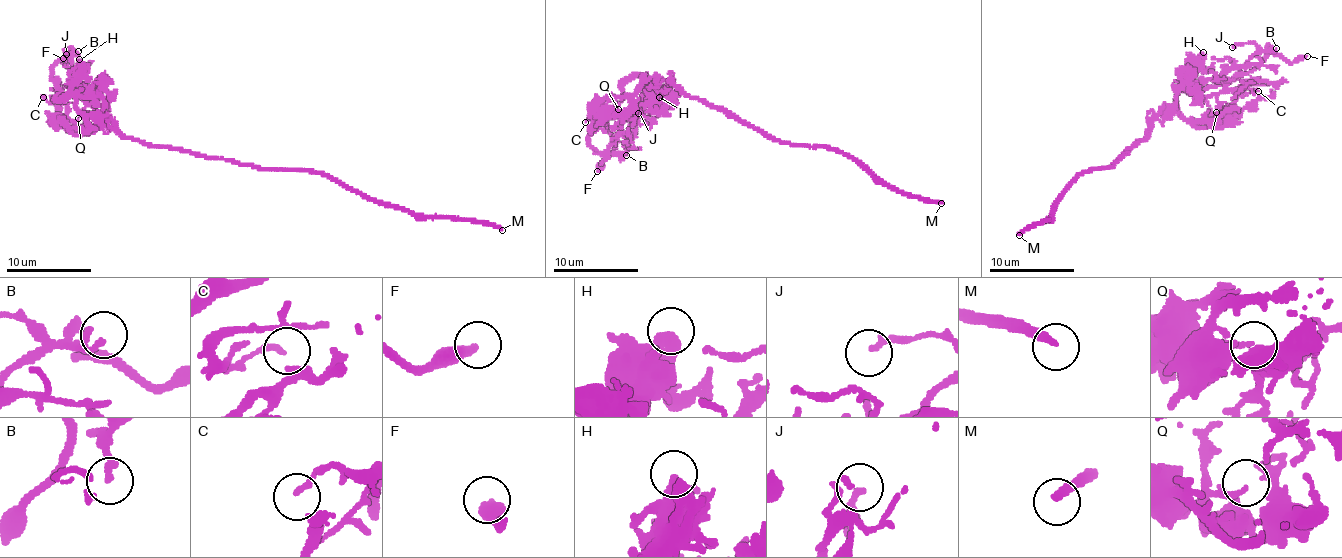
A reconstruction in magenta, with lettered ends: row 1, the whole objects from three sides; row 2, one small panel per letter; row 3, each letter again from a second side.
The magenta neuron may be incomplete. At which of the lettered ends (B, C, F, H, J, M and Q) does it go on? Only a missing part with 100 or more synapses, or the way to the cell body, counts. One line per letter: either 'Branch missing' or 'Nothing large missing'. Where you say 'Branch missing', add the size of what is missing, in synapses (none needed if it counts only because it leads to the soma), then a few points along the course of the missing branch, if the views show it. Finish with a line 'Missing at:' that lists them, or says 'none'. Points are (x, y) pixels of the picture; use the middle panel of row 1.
B: Nothing large missing
C: Nothing large missing
F: Branch missing. Roughly 150 synapses. Course of what is missing: (597, 171), (598, 187), (563, 215), (588, 219), (594, 238), (562, 245)
H: Nothing large missing
J: Nothing large missing
M: Nothing large missing
Q: Nothing large missing
Missing at: F

